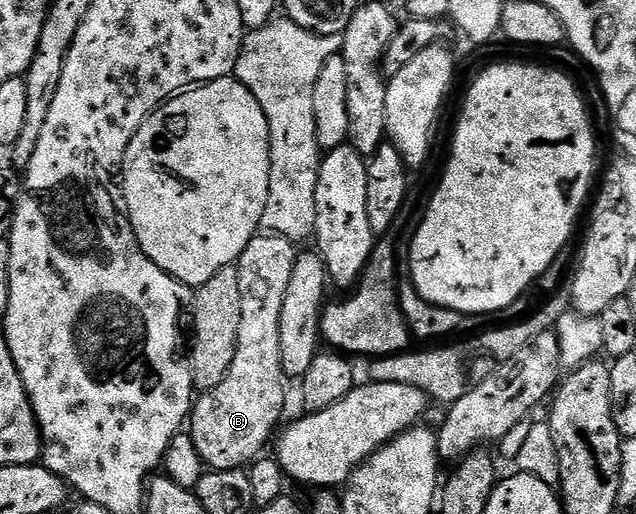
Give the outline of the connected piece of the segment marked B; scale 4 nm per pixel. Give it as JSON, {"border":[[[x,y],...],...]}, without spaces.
{"border":[[[257,235],[242,251],[236,265],[242,287],[242,327],[238,329],[238,347],[234,363],[230,363],[230,371],[226,371],[226,379],[222,379],[218,387],[201,392],[195,398],[190,414],[190,432],[194,447],[198,447],[198,455],[202,455],[209,470],[244,469],[251,466],[252,462],[265,452],[264,444],[268,440],[271,442],[277,432],[276,424],[284,413],[284,400],[288,397],[287,391],[284,390],[286,378],[280,346],[282,299],[286,299],[286,287],[290,287],[297,252],[297,246],[284,237]]]}

